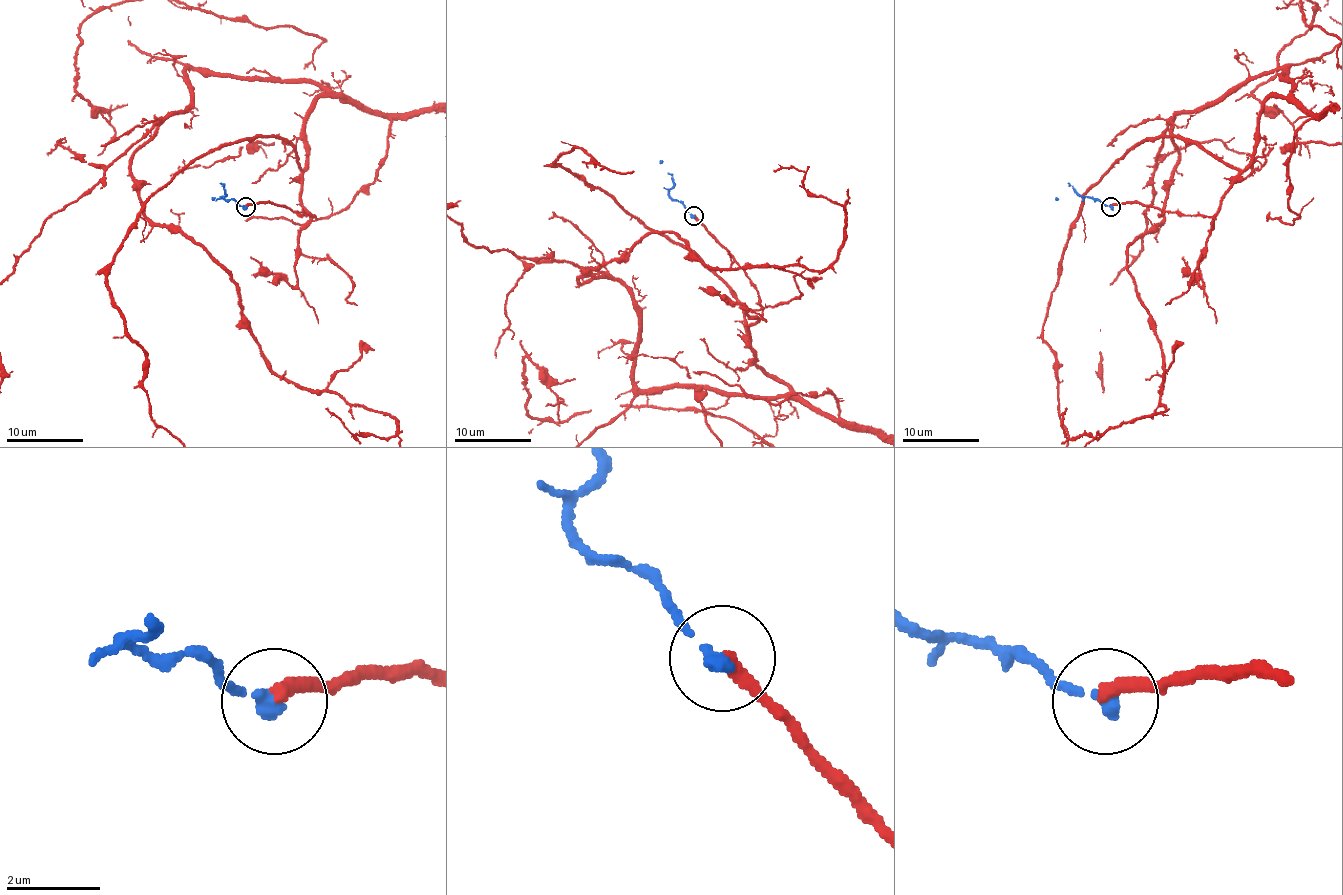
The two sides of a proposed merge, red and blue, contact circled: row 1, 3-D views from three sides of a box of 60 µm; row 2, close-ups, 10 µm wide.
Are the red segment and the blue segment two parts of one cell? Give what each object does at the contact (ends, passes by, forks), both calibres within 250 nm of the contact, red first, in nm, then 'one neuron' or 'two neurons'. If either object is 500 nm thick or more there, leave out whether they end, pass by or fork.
red ends there; blue ends there; 300 nm thick on the red side, 320 nm on the other; two neurons

